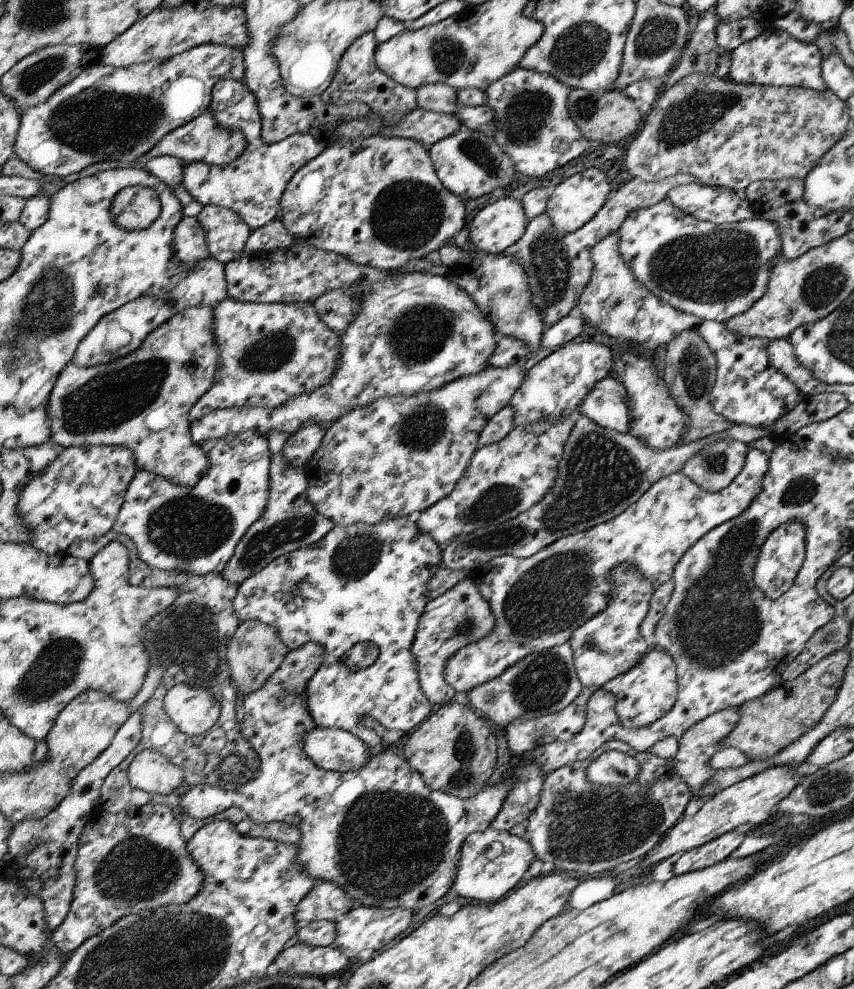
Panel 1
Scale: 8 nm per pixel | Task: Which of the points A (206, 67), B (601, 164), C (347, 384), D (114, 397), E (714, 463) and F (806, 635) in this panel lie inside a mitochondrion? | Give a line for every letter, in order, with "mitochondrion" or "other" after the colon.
A: other
B: other
C: other
D: mitochondrion
E: mitochondrion
F: other

